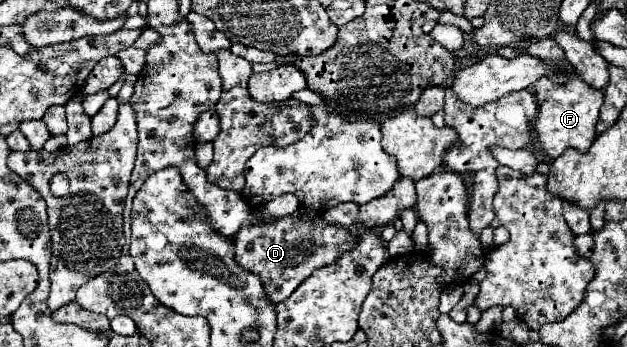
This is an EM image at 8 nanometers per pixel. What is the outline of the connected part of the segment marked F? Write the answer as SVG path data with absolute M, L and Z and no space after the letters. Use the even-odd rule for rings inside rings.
M577 74L569 76L565 86L553 84L553 80L545 78L535 84L535 98L539 104L539 114L535 118L535 132L545 154L555 160L567 148L575 148L579 152L587 152L595 140L595 124L599 118L599 108L603 104L603 92L589 88Z

